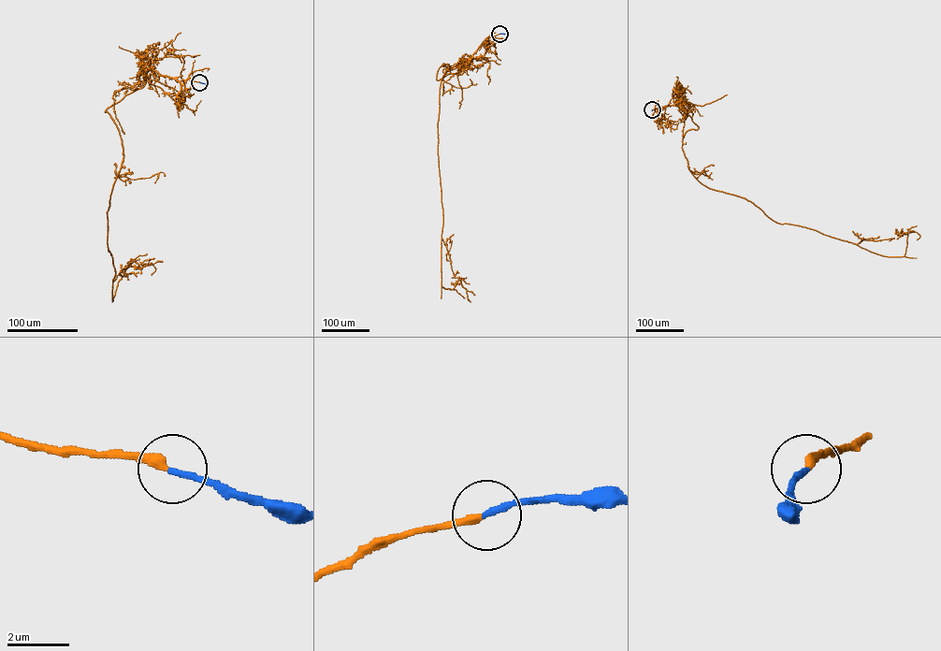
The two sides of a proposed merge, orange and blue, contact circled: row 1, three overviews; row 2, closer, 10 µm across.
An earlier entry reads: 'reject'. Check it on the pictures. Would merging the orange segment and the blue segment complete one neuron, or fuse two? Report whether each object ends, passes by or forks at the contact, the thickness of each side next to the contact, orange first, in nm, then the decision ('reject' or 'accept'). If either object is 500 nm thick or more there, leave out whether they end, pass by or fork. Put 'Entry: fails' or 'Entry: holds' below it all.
orange ends; blue ends; calibres 280 and 200 nm; accept
Entry: fails

